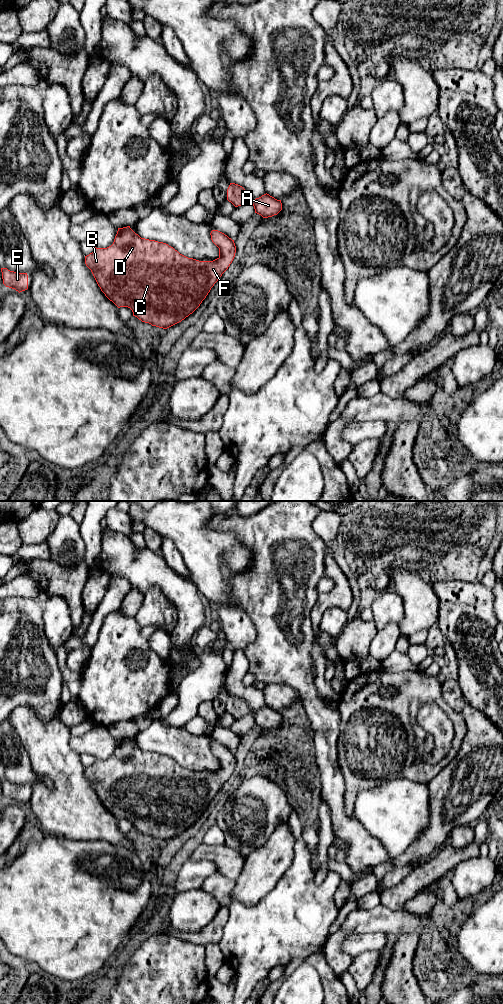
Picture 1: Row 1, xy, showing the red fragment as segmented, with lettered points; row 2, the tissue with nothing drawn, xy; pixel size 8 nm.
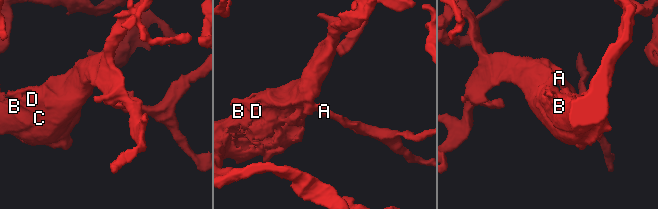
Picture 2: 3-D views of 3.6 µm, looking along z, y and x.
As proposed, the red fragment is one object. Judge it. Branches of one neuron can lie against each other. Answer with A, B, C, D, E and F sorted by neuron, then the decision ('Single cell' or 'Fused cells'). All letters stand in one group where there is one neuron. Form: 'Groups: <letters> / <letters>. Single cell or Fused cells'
Groups: A B C D E F. Single cell

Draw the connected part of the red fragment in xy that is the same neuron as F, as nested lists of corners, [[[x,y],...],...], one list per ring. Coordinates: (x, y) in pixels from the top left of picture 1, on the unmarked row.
[[[130,738],[118,740],[113,756],[107,760],[95,759],[92,765],[85,768],[85,776],[101,803],[118,820],[128,819],[133,828],[142,834],[167,841],[184,832],[200,818],[235,769],[234,752],[218,742],[212,742],[210,747],[212,754],[219,760],[219,769],[213,773],[199,773],[180,766],[166,755],[141,750]]]

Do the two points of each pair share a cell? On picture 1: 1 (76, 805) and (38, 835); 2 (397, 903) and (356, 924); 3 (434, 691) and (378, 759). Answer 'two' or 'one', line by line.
1: two
2: two
3: one

